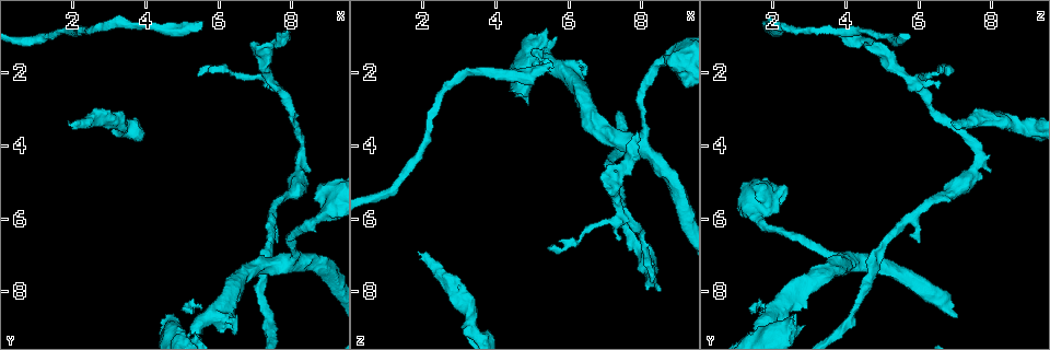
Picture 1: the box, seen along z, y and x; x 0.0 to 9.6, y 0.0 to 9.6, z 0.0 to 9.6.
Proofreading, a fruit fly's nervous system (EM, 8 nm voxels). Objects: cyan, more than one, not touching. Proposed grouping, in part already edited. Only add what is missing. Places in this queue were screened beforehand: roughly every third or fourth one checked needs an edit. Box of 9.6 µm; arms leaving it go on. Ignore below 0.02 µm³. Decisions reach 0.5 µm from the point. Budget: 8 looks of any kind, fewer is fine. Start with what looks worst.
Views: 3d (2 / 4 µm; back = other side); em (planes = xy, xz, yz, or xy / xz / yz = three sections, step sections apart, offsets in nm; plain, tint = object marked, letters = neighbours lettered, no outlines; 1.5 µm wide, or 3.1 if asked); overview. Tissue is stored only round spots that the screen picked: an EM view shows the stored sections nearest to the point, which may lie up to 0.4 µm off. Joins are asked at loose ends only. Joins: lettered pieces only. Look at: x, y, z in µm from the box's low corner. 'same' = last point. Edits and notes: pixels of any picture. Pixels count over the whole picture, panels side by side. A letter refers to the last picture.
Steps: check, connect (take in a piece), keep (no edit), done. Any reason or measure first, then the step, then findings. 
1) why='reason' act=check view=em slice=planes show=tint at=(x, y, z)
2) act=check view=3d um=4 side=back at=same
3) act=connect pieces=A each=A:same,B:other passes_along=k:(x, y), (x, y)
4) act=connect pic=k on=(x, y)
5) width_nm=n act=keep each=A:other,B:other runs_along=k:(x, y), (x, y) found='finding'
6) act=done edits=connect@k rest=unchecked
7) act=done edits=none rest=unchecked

why='free end' act=check view=em slice=xz step=4 show=letters at=(7.85, 0.90, 3.65)

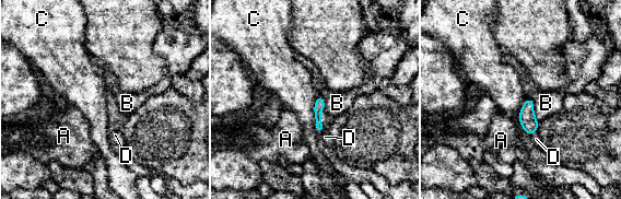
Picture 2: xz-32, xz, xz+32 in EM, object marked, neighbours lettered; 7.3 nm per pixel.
act=connect pieces=D each=A:other,B:other,C:other,D:same passes_along=2:(319, 104), (321, 121), (325, 137) found='it goes on there'

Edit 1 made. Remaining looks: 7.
why='redraw' act=check view=overview

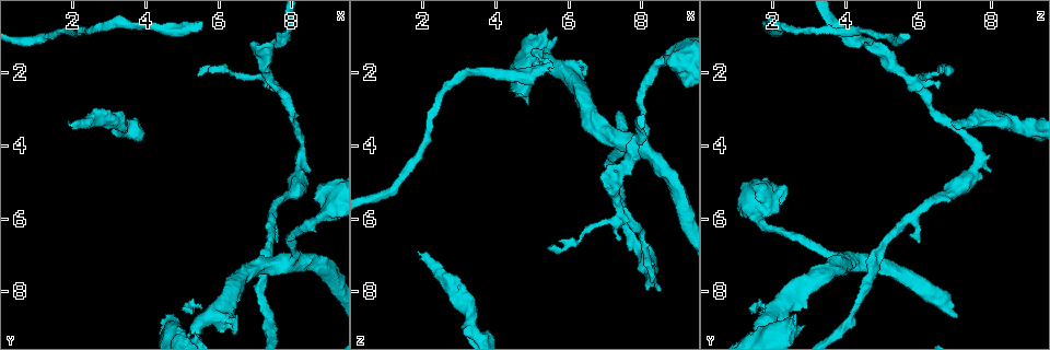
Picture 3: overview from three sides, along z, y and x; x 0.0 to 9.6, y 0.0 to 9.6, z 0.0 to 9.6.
why='free end' act=check view=em slice=planes show=letters at=(1.95, 3.35, 6.90)

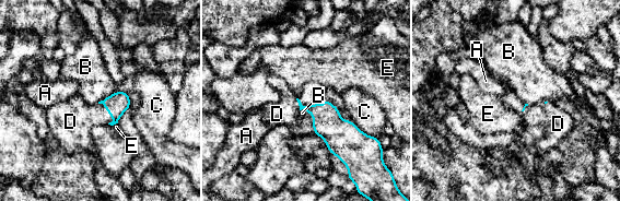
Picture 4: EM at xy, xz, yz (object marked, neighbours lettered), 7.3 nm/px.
act=connect pieces=D each=A:other,B:other,C:other,D:same,E:other passes_along=4:(116, 104), (106, 109), (73, 118) found='the neuron continues'

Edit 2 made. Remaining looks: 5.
why='thick end' act=check view=em slice=xy step=8 show=tint at=(4.85, 9.00, 2.85)

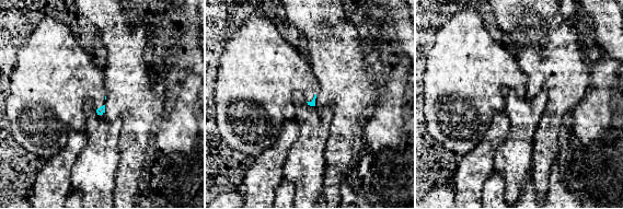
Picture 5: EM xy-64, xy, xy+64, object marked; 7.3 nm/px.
act=check view=em slice=planes show=letters at=same

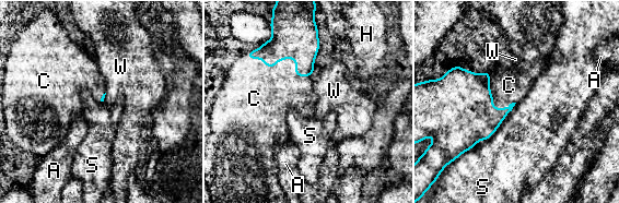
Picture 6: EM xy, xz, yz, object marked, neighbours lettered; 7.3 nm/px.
act=connect pieces=C each=A:other,C:same,H:other,S:other,W:other passes_along=6:(294, 32), (289, 58), (277, 90) found='it goes on there'

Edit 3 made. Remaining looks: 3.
act=done edits=connect@2,connect@4,connect@6 rest=unchecked

